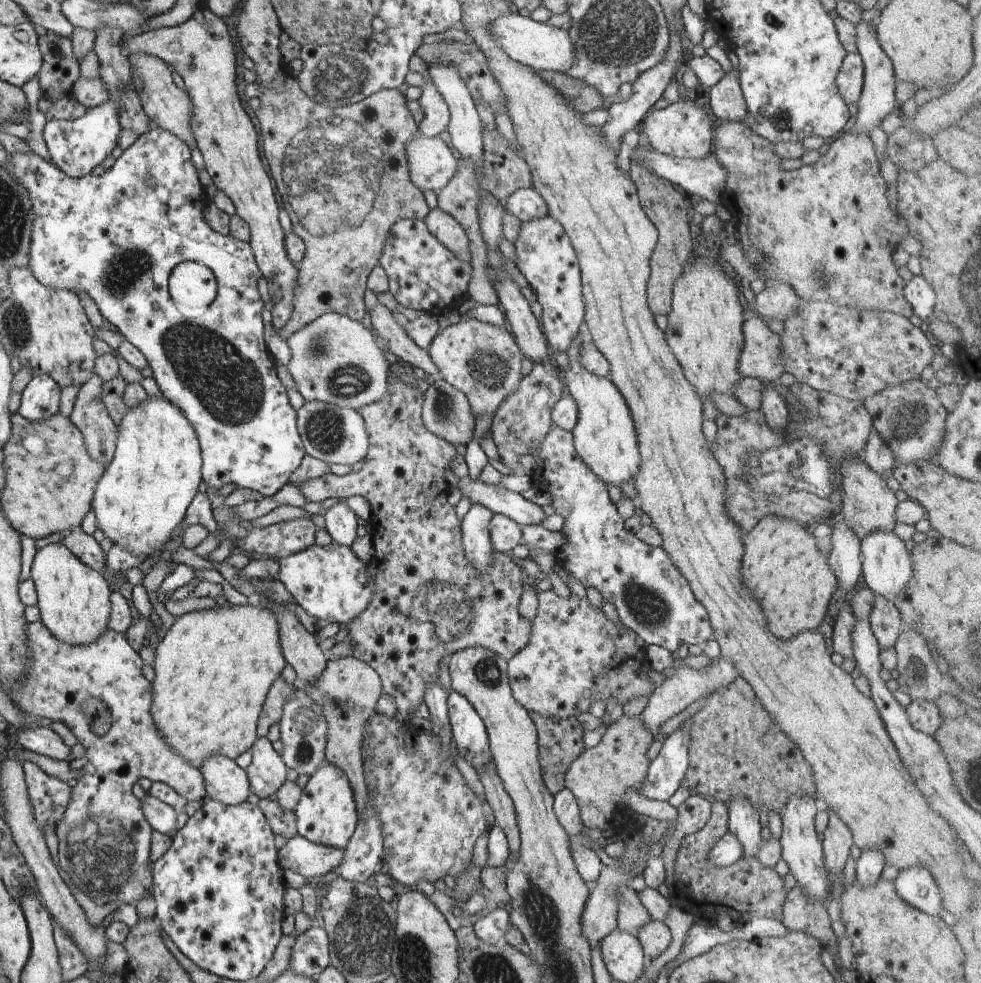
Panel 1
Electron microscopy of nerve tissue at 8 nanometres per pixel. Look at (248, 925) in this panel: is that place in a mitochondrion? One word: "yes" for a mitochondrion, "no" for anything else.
no

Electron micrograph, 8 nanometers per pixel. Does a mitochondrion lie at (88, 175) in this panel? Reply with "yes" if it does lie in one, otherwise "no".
no

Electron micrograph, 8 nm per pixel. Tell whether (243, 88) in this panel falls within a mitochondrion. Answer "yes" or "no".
no

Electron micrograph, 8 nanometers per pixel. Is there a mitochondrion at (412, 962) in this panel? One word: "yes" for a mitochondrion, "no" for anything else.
yes

